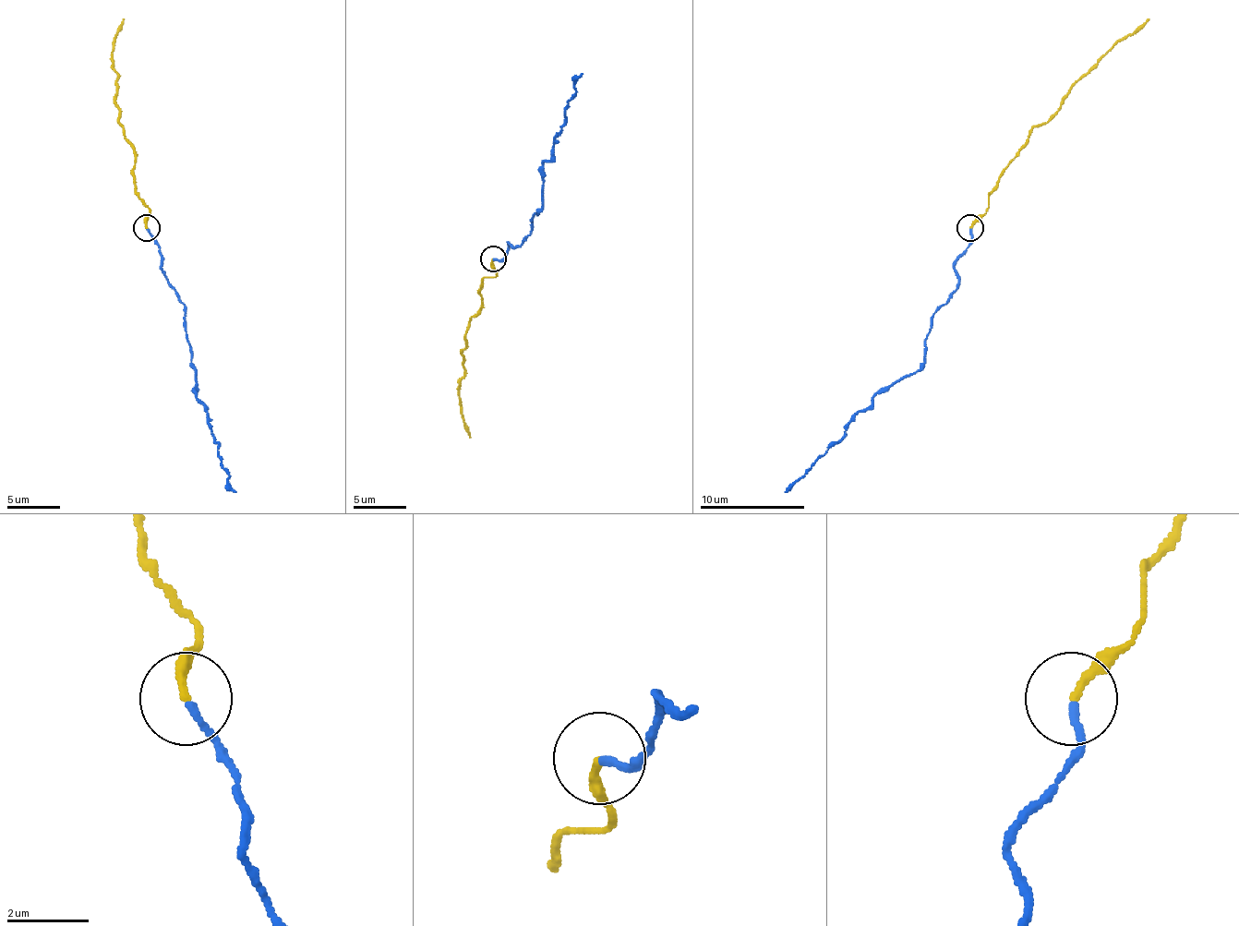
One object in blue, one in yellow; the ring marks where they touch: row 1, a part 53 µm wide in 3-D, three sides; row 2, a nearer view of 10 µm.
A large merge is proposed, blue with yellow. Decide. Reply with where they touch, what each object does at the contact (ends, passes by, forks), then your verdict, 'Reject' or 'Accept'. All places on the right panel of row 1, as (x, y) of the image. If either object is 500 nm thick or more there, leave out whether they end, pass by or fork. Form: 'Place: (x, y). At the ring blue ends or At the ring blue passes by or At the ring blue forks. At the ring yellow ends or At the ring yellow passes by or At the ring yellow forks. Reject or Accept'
Place: (970, 228). At the ring blue ends. At the ring yellow ends. Reject

